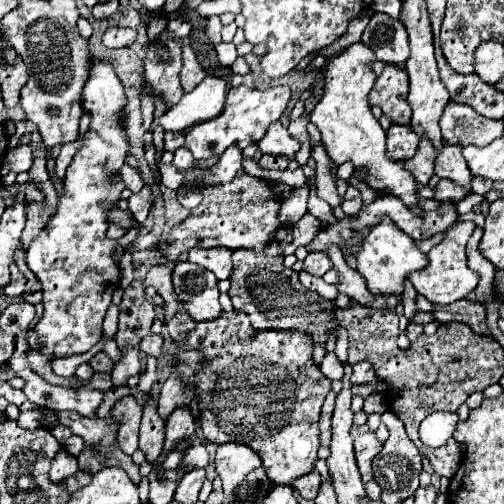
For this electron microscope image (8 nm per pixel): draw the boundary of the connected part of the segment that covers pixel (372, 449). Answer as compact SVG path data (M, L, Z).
M366 429L366 431L354 431L354 449L356 449L356 461L362 473L362 481L368 483L372 481L372 459L382 451L382 441L378 441L376 433Z

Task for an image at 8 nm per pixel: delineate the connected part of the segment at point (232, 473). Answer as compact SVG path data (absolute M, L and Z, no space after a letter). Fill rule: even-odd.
M242 443L220 445L216 453L216 473L222 479L226 497L232 499L232 493L242 483L242 479L260 465L262 459L254 449Z

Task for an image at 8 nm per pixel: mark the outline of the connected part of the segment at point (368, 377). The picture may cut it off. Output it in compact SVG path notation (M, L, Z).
M360 361L356 365L352 365L354 373L352 373L352 383L354 385L362 385L362 383L370 383L370 385L378 385L378 377L374 373L374 367L368 361Z

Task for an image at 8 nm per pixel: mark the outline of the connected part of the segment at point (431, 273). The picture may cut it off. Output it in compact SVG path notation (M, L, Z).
M462 221L458 225L454 225L444 241L436 247L432 247L432 251L428 253L428 267L424 271L416 271L412 273L408 279L412 281L412 285L416 287L416 291L420 295L424 295L430 303L436 303L436 305L450 305L454 301L460 301L464 297L468 297L468 293L472 293L478 285L478 279L480 275L476 275L472 269L468 269L468 263L466 263L466 243L470 239L470 235L474 233L476 225L474 221Z

